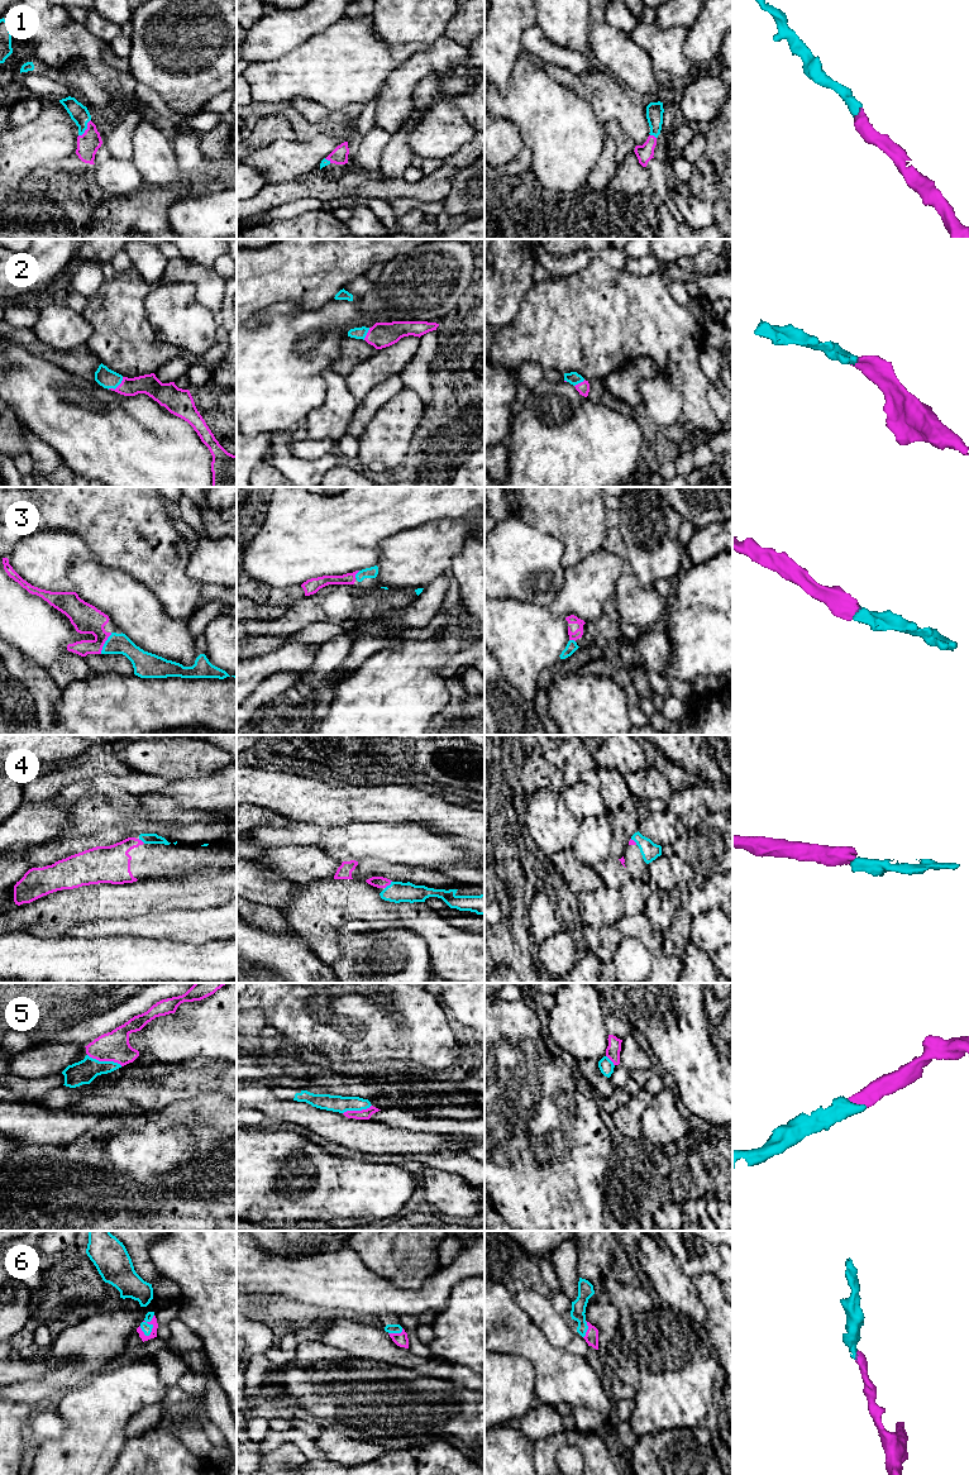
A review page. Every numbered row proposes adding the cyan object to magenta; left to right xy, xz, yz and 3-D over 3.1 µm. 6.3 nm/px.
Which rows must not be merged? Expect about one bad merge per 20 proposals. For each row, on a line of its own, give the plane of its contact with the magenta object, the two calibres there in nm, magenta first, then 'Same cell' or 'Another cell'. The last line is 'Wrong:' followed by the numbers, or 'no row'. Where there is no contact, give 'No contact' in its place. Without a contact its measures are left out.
1: Touches magenta in xy. Thickness 140 nm (magenta) against 120 nm. Same cell
2: Touches magenta in xy. Thickness 130 nm (magenta) against 120 nm. Same cell
3: Touches magenta in xy. Thickness 190 nm (magenta) against 130 nm. Same cell
4: Touches magenta in xz. Thickness 80 nm (magenta) against 130 nm. Same cell
5: Touches magenta in xy. Thickness 190 nm (magenta) against 150 nm. Same cell
6: Touches magenta in xy. Thickness 50 nm (magenta) against 60 nm. Same cell
Wrong: no row

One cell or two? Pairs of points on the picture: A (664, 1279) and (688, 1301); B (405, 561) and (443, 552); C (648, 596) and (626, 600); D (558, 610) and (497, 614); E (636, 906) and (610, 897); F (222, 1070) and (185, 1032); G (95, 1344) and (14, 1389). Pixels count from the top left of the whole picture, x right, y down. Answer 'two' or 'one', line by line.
A: one
B: one
C: one
D: two
E: two
F: two
G: one

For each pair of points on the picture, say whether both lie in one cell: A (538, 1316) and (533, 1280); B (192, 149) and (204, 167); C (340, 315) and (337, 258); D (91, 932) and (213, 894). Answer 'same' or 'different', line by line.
A: different
B: same
C: different
D: different

